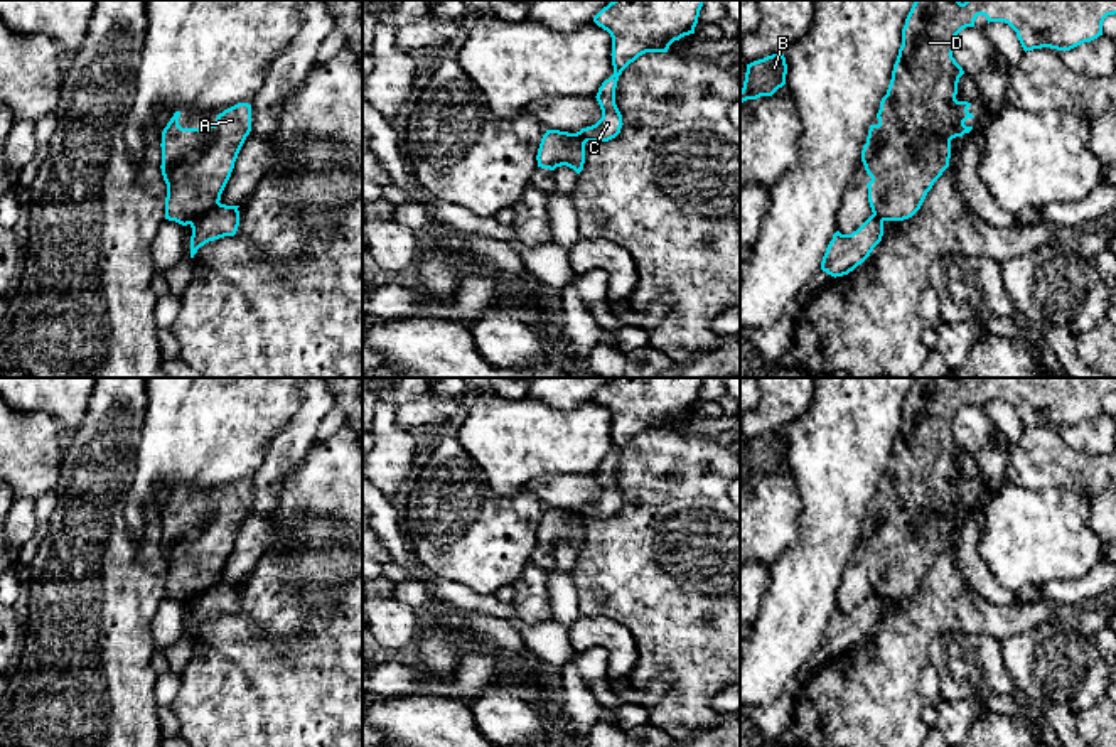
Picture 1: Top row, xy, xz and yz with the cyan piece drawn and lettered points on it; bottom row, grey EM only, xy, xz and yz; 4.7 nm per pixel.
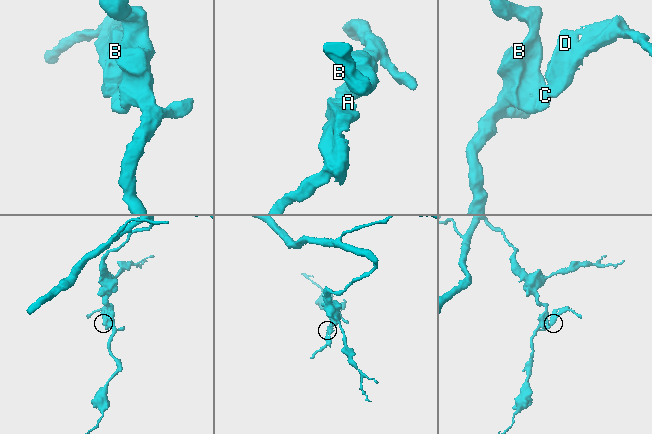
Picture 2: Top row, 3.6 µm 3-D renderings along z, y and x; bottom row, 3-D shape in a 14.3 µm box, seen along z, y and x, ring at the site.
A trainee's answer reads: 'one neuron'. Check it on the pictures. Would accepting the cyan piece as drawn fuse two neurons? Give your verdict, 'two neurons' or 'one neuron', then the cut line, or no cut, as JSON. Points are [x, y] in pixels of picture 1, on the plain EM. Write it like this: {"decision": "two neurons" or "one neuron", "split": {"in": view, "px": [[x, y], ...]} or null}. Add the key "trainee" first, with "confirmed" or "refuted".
{"trainee": "refuted", "decision": "two neurons", "split": {"in": "xy", "px": [[219, 580], [191, 602]]}}

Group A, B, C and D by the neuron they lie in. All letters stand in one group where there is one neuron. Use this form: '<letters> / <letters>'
A D / B C

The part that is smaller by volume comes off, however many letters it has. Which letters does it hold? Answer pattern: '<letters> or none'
A, D

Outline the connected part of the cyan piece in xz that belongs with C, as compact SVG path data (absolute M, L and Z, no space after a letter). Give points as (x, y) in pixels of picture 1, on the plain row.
M612 378L593 400L612 415L614 452L602 460L597 479L602 496L577 509L587 519L609 519L620 511L615 465L622 449L646 430L668 430L674 418L695 411L705 378Z

